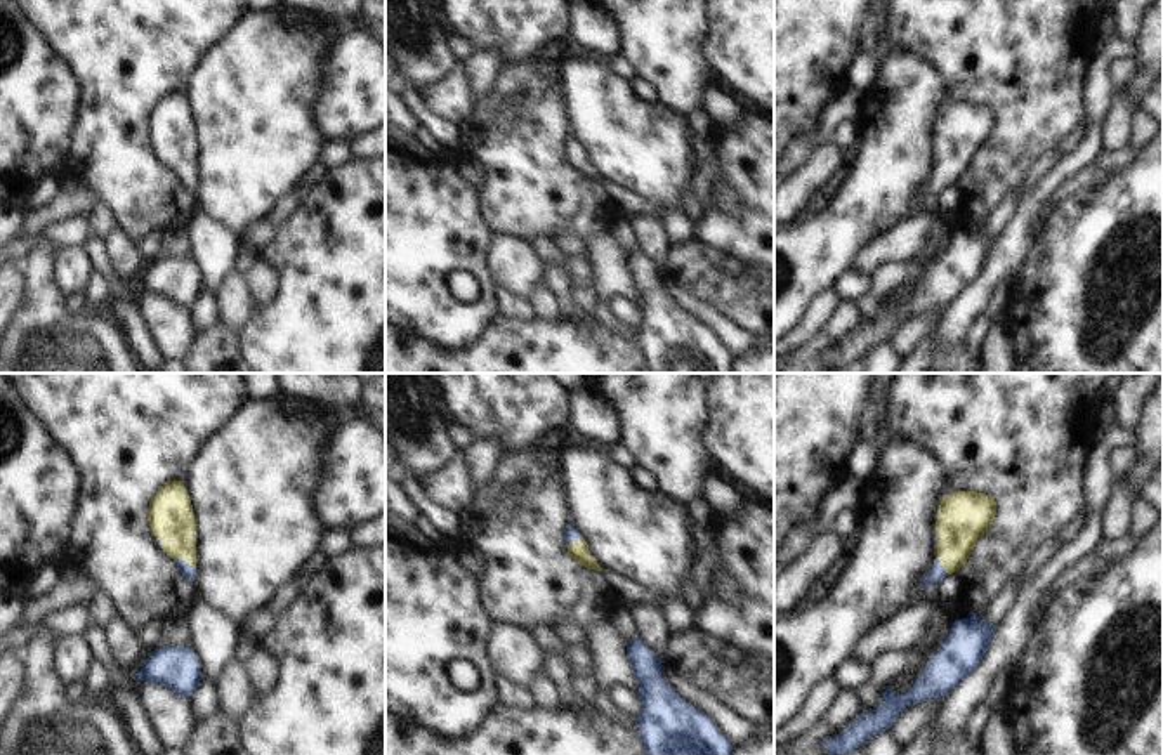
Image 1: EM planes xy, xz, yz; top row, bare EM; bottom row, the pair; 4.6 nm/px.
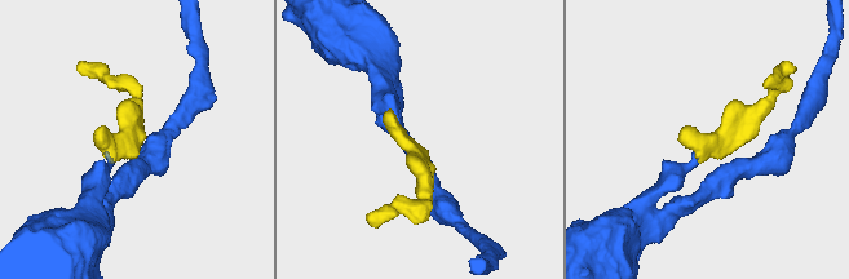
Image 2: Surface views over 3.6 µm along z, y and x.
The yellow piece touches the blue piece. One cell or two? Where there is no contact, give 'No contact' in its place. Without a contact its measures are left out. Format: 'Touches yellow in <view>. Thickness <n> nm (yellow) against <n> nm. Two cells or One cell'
Touches yellow in xy. Thickness 220 nm (yellow) against 70 nm. One cell.

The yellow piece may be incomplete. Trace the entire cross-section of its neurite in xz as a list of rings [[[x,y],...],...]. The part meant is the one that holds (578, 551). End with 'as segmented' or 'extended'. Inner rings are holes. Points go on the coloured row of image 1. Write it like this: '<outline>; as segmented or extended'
[[[568,524],[564,531],[564,538],[568,543],[568,554],[580,564],[588,569],[602,571],[597,561],[590,555],[587,542],[580,536],[580,533]]]; extended

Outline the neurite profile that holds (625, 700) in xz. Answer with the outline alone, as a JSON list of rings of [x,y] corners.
[[[613,686],[609,691],[611,703],[623,713],[637,719],[642,710],[642,701],[635,691]]]

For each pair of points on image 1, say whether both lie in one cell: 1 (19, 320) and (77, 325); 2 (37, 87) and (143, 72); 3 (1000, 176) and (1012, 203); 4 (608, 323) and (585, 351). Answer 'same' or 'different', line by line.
1: same
2: different
3: different
4: different

